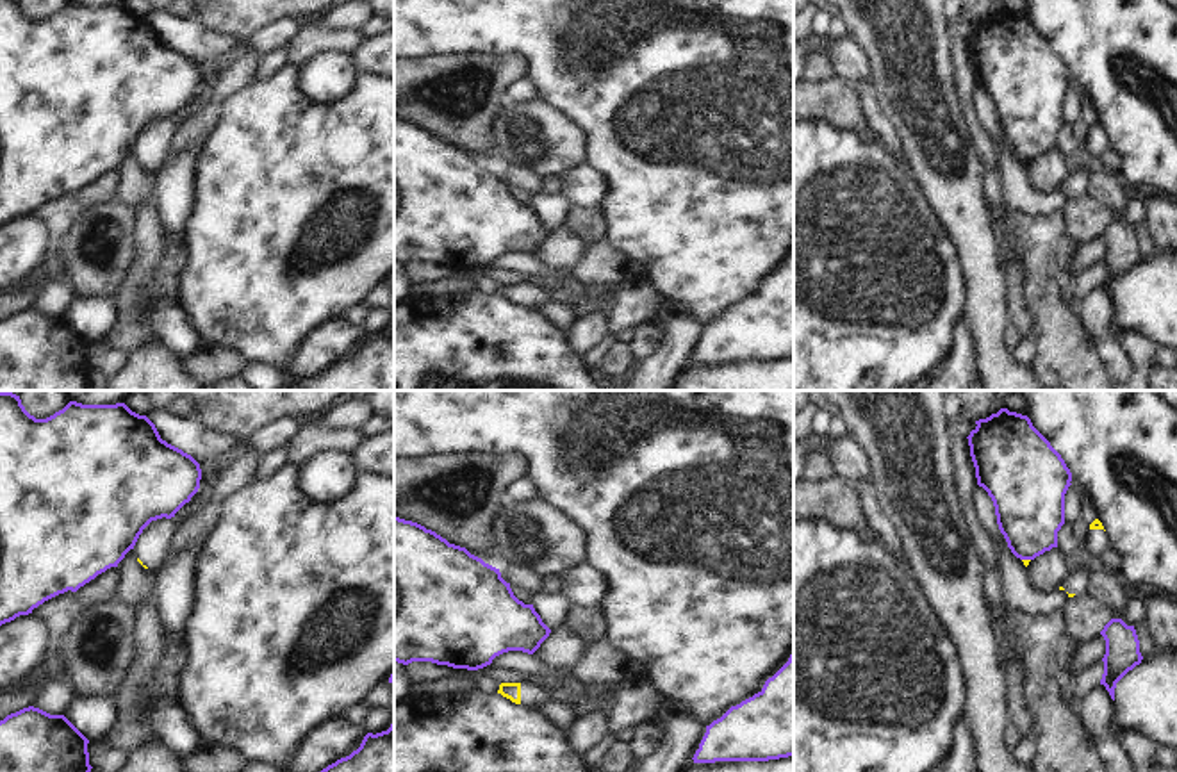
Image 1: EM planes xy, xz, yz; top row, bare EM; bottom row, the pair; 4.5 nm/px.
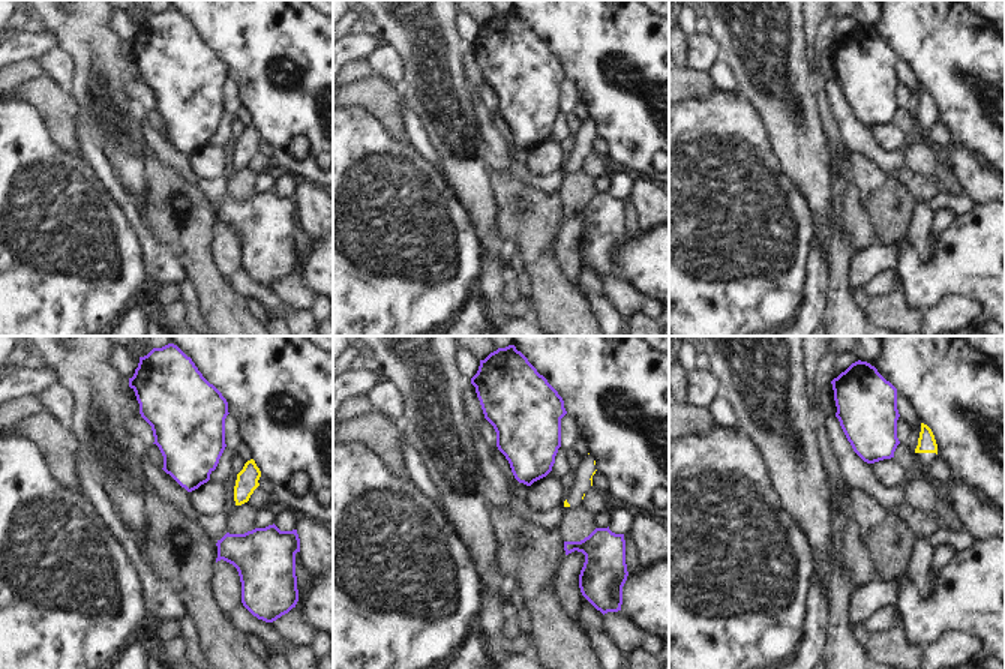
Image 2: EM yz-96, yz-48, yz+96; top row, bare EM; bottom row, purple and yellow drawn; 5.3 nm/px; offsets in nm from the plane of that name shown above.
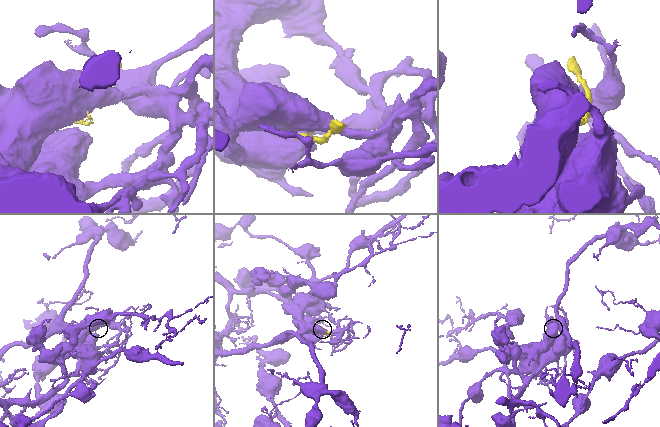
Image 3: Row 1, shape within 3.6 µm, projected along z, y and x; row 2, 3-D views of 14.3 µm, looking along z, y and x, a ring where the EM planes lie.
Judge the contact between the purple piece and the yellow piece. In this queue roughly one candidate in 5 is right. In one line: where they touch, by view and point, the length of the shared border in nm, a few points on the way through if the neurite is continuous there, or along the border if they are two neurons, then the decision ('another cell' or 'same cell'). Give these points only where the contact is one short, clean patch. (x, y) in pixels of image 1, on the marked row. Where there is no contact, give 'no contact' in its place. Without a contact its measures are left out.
yz (1026, 558) | 40 nm | along yz (1022, 558), (1029, 560) | another cell

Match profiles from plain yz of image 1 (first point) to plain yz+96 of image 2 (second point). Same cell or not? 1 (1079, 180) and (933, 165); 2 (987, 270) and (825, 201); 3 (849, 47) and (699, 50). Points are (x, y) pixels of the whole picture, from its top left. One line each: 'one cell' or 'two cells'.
1: two cells
2: one cell
3: one cell

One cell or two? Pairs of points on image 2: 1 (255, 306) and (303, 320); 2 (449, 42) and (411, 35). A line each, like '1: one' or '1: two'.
1: two
2: one

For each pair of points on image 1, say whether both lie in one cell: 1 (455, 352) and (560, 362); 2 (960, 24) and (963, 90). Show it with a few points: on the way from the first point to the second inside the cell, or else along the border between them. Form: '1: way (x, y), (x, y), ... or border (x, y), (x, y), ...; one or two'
1: way (482, 366), (534, 366); one
2: border (953, 34), (967, 36); two

